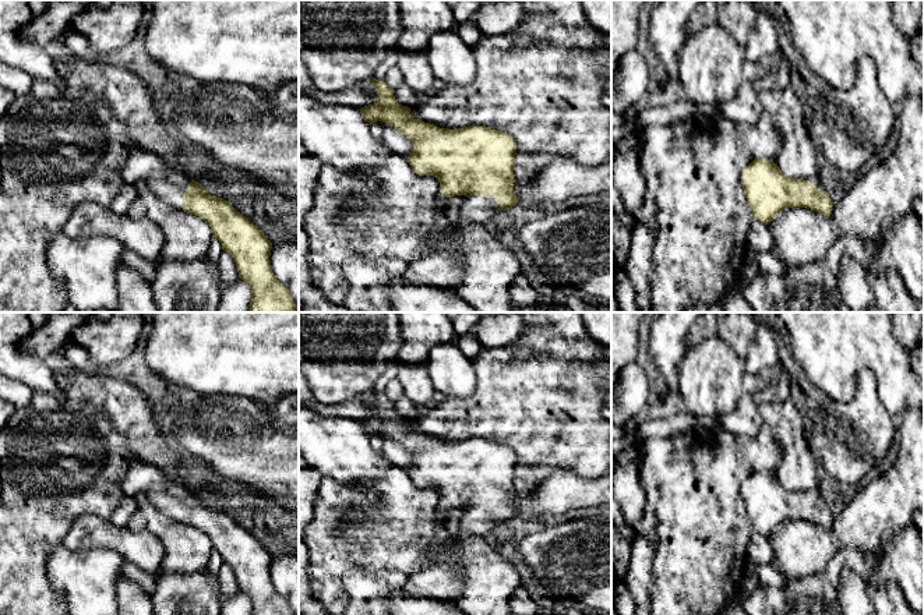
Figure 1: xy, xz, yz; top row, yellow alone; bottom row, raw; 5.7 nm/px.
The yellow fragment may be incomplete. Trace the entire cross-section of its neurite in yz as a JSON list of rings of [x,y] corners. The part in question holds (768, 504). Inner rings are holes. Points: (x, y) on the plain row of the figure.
[[[755,470],[741,485],[744,508],[752,529],[769,537],[786,520],[805,520],[830,529],[833,515],[819,488],[790,491],[777,476]]]

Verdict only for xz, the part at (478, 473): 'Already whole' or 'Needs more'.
Needs more

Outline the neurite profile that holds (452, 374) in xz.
[[[455,342],[431,347],[424,365],[435,390],[445,396],[463,399],[477,385],[473,361],[461,351]]]

